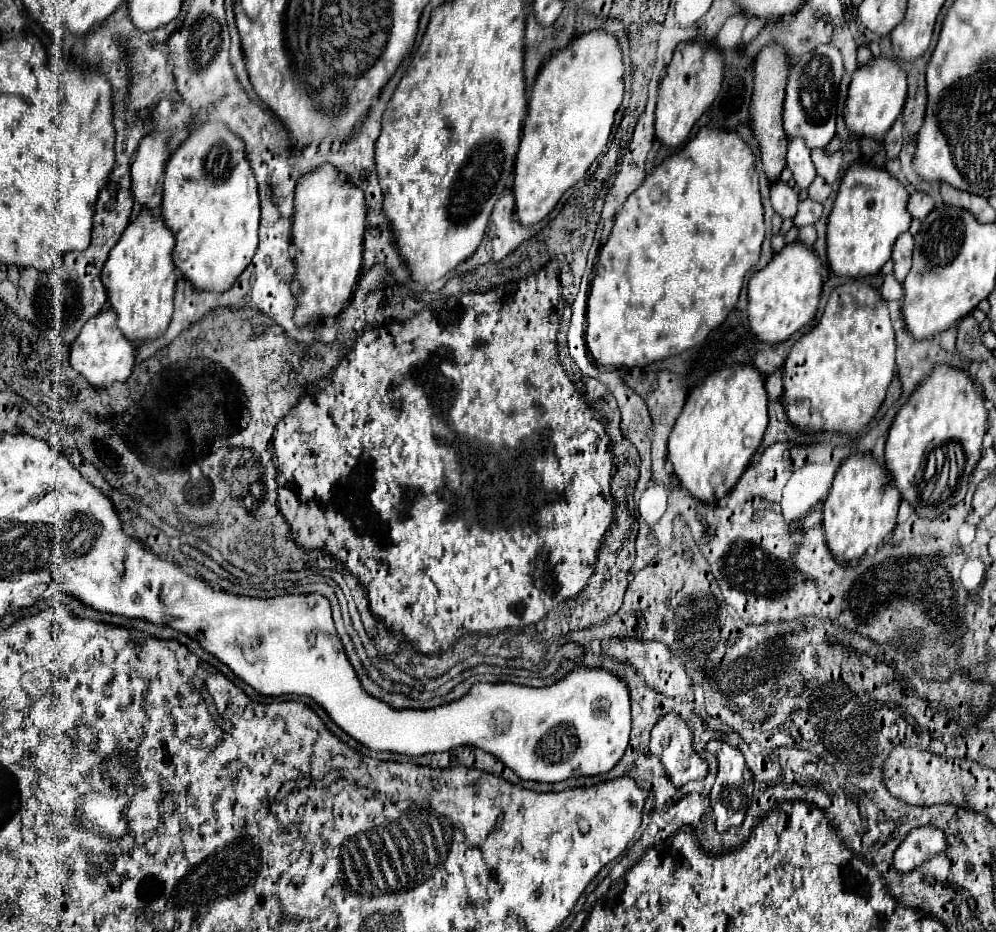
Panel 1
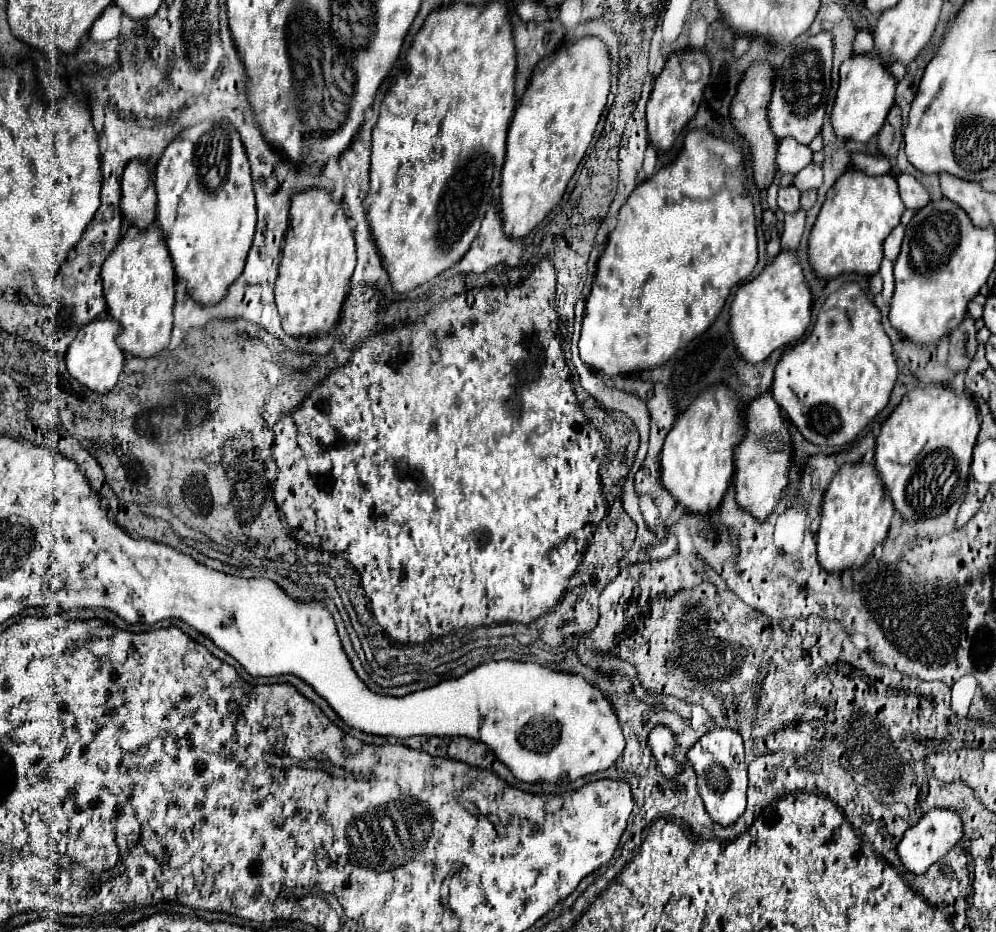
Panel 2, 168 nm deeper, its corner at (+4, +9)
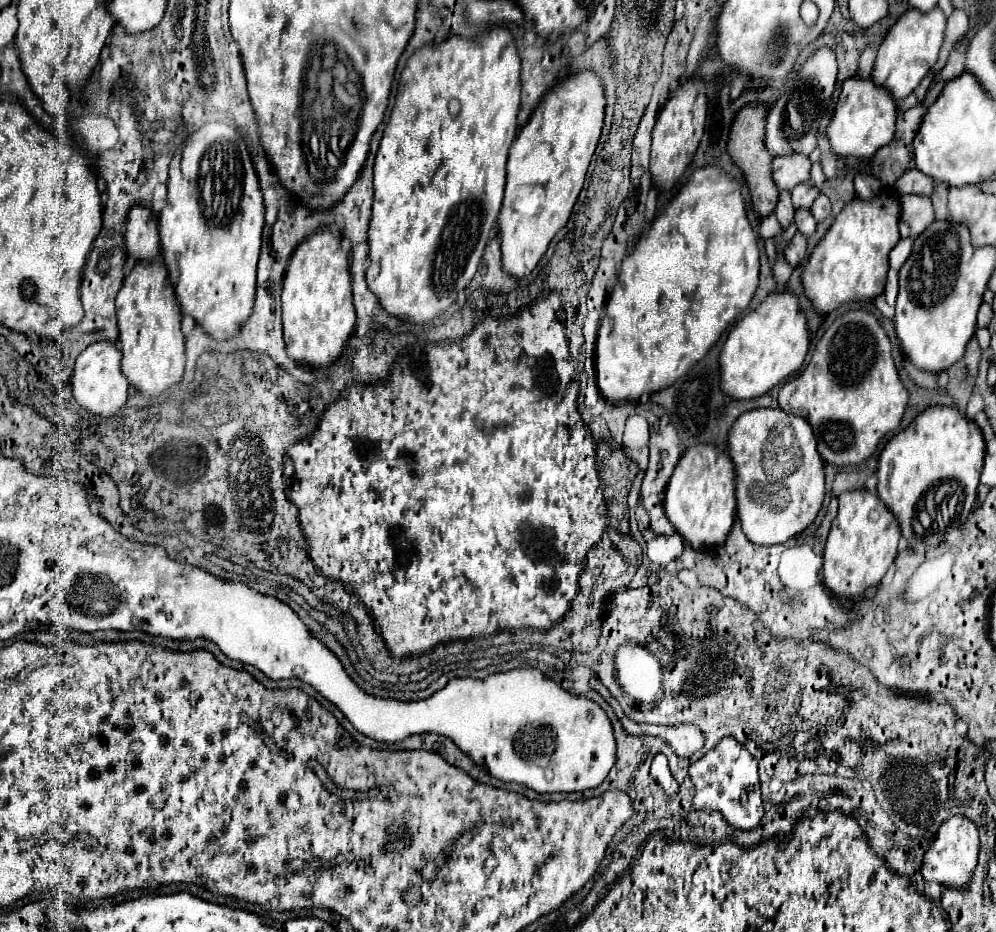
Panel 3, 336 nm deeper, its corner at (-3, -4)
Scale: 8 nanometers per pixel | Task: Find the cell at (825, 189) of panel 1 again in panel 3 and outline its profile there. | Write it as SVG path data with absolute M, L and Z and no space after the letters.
M802 183L802 185L798 185L798 187L792 189L792 203L794 203L796 209L800 209L800 207L810 209L810 205L814 203L814 199L816 199L818 193L820 191L812 183Z

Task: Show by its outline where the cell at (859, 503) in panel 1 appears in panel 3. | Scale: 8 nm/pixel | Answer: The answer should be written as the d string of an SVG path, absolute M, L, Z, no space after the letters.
M866 489L842 493L838 515L832 523L824 549L824 585L838 597L846 597L850 601L864 599L870 589L880 585L888 567L896 559L898 539L898 521L888 507L884 507L878 495Z

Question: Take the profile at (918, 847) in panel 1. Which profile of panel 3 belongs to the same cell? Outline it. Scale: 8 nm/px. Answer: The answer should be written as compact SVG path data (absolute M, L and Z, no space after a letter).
M956 815L940 825L932 847L924 855L922 877L926 881L936 881L936 883L952 887L956 891L964 891L970 885L972 873L978 865L978 849L980 849L980 841L978 841L976 825L970 819Z

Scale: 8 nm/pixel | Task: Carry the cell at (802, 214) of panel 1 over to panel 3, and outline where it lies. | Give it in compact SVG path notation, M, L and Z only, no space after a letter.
M820 193L820 195L816 197L816 201L814 201L814 205L810 207L810 211L812 211L812 215L814 215L814 219L816 219L818 223L824 221L824 219L830 215L830 211L832 211L830 199L828 199L824 193Z

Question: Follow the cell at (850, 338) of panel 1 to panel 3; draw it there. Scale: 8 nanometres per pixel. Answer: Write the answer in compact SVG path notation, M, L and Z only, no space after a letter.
M868 311L840 315L818 341L800 377L782 385L778 403L786 413L804 417L812 425L826 463L842 467L864 463L880 439L898 429L908 403L908 391L894 367L890 339L876 315Z

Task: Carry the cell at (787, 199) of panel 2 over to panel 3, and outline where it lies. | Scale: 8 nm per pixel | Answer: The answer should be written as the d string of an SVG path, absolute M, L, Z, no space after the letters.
M796 209L796 219L794 219L798 231L806 237L812 237L816 233L816 219L812 217L810 209Z

